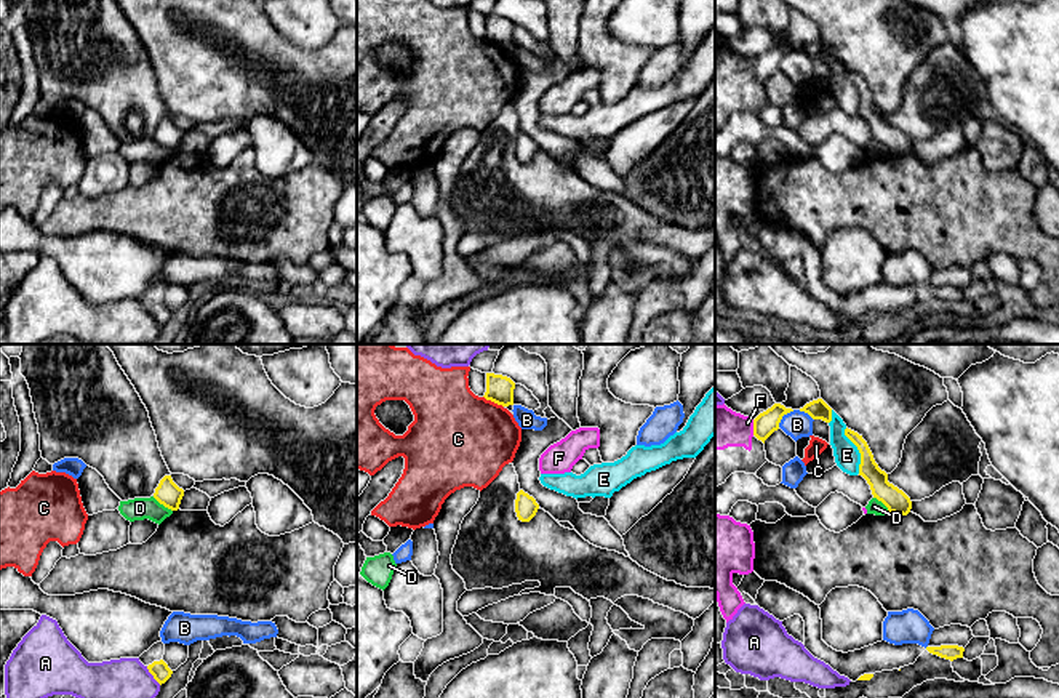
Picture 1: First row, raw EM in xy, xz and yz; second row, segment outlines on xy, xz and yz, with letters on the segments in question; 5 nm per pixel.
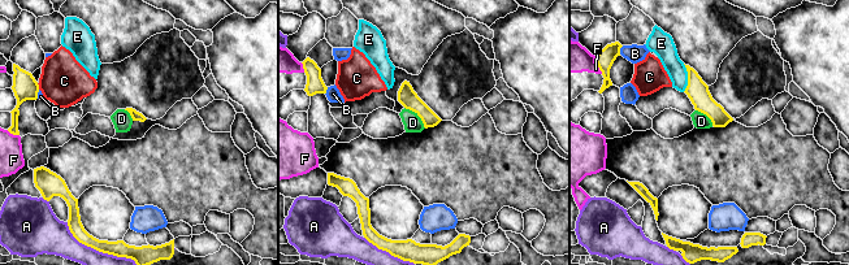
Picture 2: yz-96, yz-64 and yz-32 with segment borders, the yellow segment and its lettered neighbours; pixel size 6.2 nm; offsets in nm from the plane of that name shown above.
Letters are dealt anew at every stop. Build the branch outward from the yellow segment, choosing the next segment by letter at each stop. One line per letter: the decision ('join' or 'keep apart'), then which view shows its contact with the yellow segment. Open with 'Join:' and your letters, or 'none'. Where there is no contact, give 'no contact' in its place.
Join: none
A: keep apart | xy
B: keep apart | yz
C: keep apart | xz
D: keep apart | xy
E: keep apart | yz
F: keep apart | yz

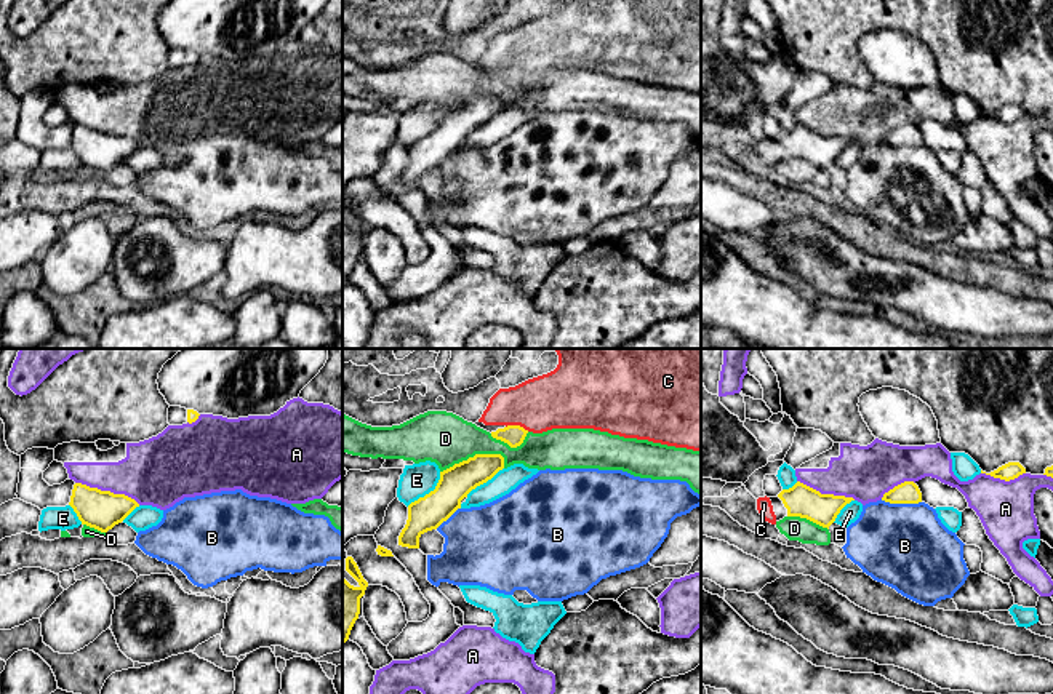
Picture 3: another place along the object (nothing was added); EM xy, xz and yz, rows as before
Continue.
Join: C
A: keep apart | xy
B: keep apart | yz
C: join | xz
D: keep apart | xz
E: keep apart | xz

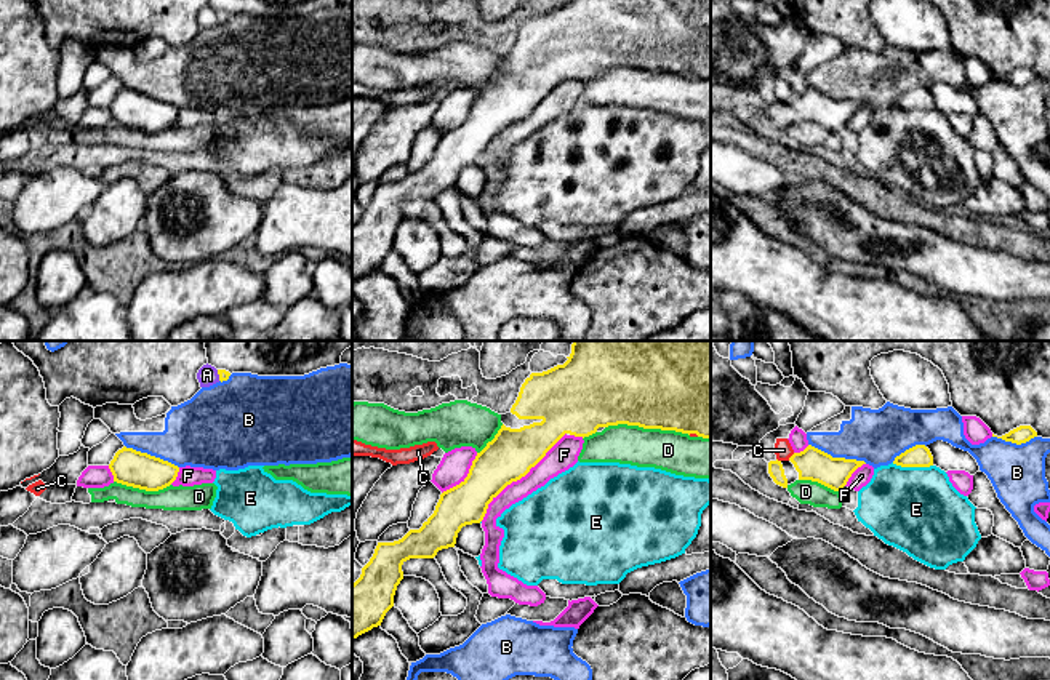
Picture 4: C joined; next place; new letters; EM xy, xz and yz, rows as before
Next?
Join: none
A: keep apart | xy
B: keep apart | yz
C: keep apart | yz
D: keep apart | xz
E: keep apart | yz
F: keep apart | xz

